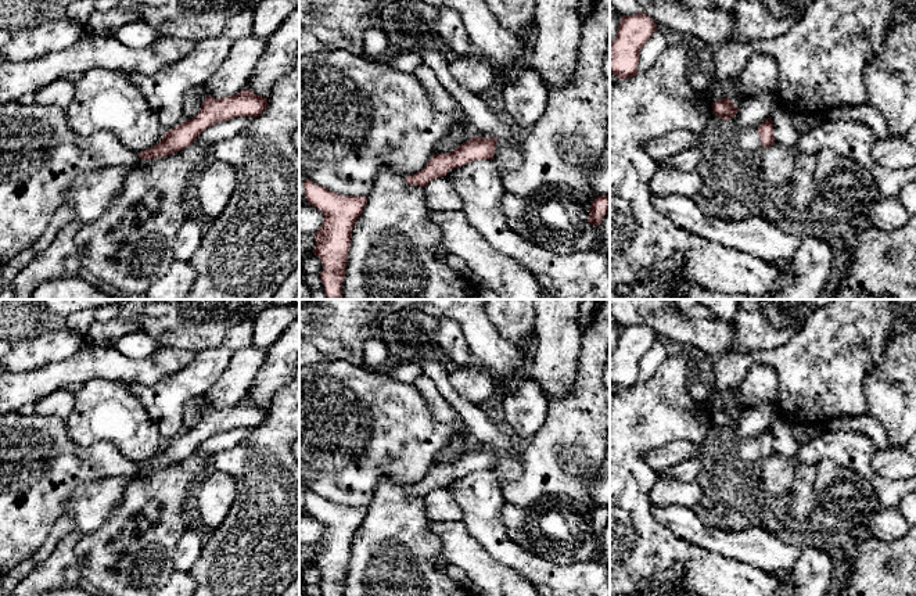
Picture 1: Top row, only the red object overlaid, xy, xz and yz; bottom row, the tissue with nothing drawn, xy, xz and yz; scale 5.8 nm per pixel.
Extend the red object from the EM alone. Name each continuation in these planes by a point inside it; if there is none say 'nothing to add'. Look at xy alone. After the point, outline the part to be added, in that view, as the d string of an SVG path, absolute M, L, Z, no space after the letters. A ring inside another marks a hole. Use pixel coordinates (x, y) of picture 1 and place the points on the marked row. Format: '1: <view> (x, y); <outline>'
nothing to add

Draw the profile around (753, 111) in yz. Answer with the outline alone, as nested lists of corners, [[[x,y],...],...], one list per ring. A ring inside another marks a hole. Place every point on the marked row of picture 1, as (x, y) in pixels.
[[[761,93],[740,101],[737,114],[726,121],[726,129],[737,133],[741,129],[757,129],[775,111],[770,96]]]

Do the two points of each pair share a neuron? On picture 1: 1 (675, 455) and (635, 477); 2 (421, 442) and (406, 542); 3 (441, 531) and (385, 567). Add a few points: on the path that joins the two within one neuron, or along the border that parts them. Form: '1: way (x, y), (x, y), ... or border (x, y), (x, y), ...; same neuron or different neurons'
1: border (672, 442), (652, 449), (645, 458), (657, 476); different neurons
2: border (376, 485), (384, 477), (409, 485); different neurons
3: border (431, 521), (430, 530), (441, 544), (446, 564); different neurons

